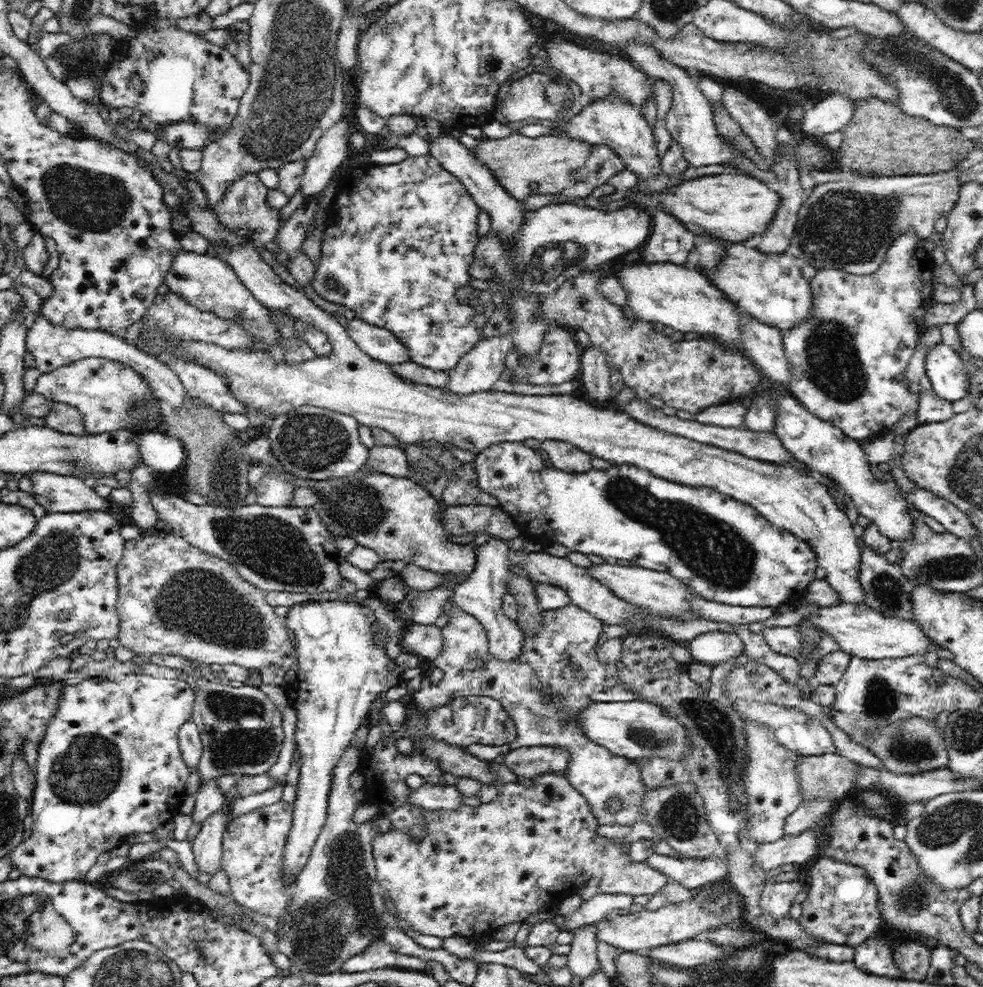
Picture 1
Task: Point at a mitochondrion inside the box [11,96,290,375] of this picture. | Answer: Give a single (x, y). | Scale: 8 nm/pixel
(75, 194)

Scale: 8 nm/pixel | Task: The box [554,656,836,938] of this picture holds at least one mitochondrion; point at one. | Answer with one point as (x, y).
(714, 725)

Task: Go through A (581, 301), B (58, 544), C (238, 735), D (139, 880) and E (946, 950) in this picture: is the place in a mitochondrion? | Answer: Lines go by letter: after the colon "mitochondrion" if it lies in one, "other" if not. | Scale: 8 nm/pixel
A: mitochondrion
B: mitochondrion
C: mitochondrion
D: mitochondrion
E: other

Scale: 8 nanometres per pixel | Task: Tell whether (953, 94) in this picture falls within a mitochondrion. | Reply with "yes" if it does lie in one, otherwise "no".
yes

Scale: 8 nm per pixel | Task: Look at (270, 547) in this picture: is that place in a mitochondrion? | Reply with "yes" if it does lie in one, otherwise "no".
yes

